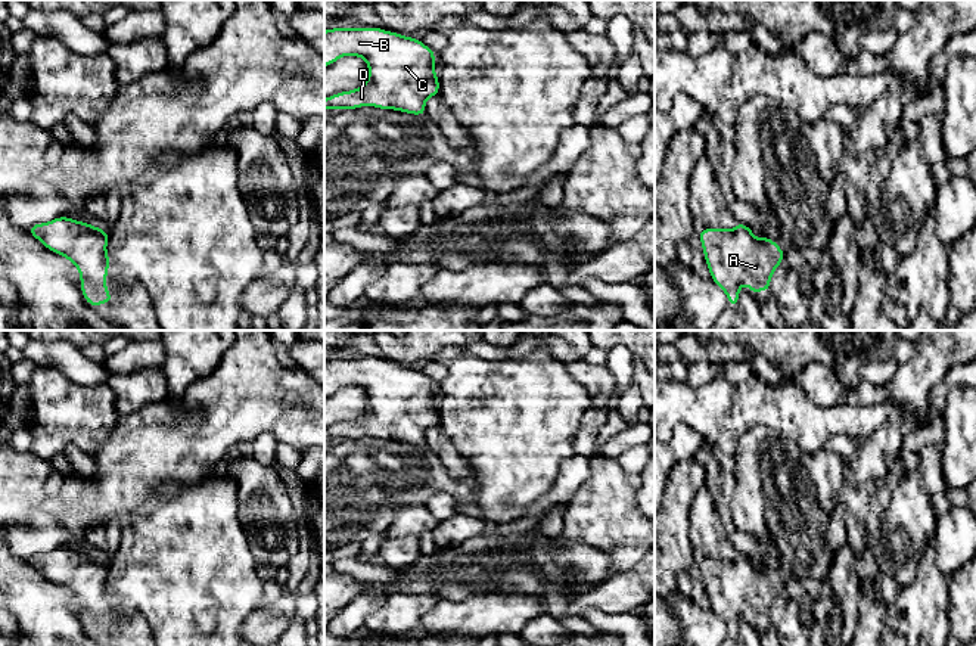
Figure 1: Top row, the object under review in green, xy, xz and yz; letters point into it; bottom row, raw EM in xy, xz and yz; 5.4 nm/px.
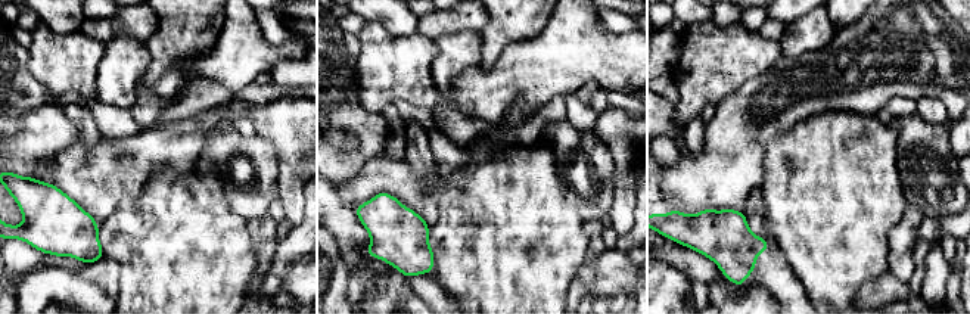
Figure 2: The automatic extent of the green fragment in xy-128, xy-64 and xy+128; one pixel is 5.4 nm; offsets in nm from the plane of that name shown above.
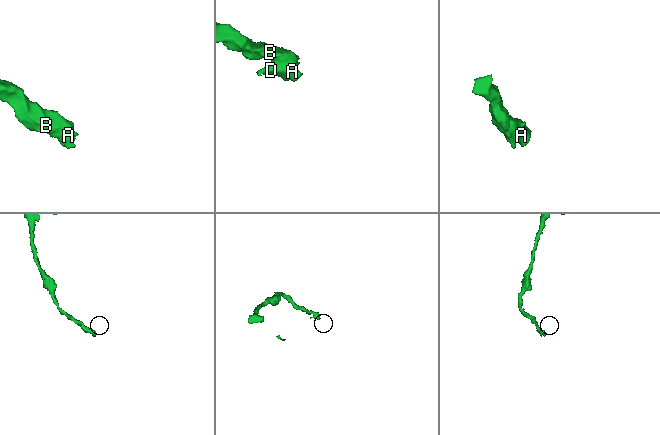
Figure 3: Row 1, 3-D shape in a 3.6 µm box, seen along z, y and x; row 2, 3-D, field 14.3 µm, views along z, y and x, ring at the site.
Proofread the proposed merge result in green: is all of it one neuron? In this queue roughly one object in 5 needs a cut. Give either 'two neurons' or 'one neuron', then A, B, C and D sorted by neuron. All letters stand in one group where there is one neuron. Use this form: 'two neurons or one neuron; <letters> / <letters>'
one neuron; A B C D

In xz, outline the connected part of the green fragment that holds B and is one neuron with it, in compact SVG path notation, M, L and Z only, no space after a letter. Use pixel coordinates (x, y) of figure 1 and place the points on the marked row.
M382 28L324 31L324 68L342 56L360 56L369 65L366 83L324 99L324 111L374 106L426 115L425 102L439 94L435 52L419 38Z

